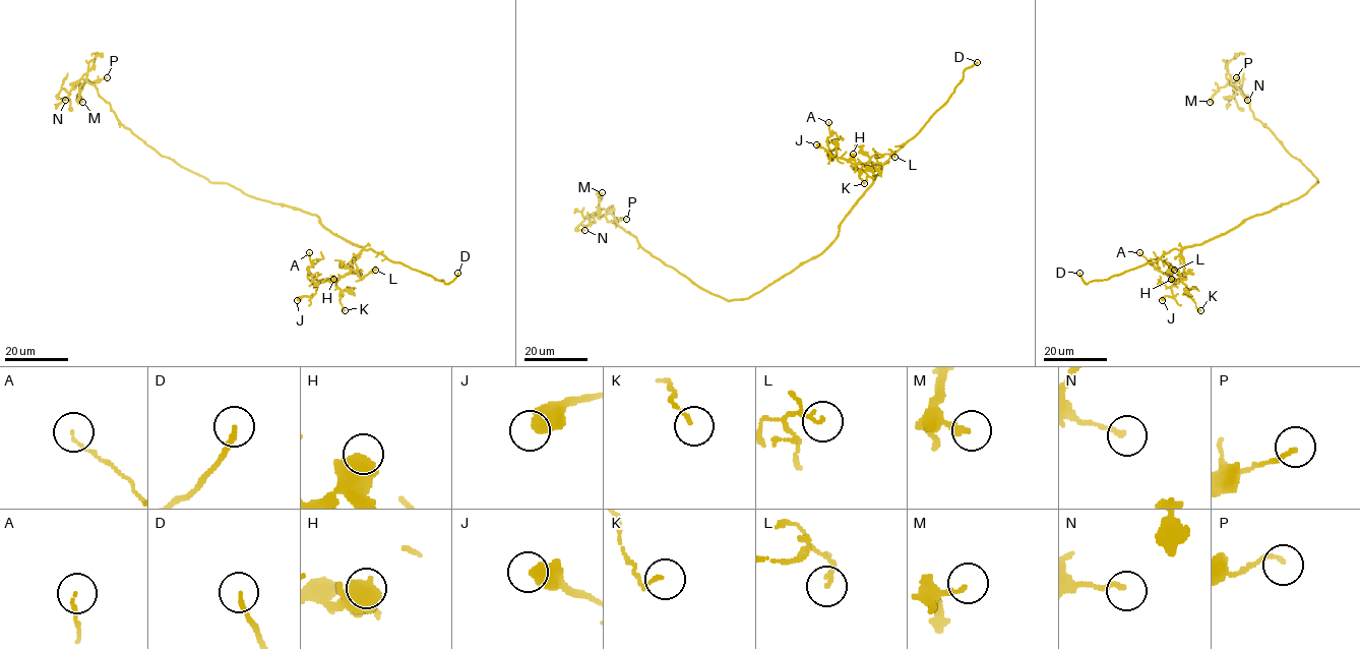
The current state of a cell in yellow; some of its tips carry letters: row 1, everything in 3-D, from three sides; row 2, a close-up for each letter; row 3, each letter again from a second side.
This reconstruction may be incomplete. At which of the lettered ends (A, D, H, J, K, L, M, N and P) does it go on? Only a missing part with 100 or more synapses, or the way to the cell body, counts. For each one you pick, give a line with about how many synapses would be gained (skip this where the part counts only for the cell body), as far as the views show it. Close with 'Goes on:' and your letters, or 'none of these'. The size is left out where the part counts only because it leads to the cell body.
Goes on: D

